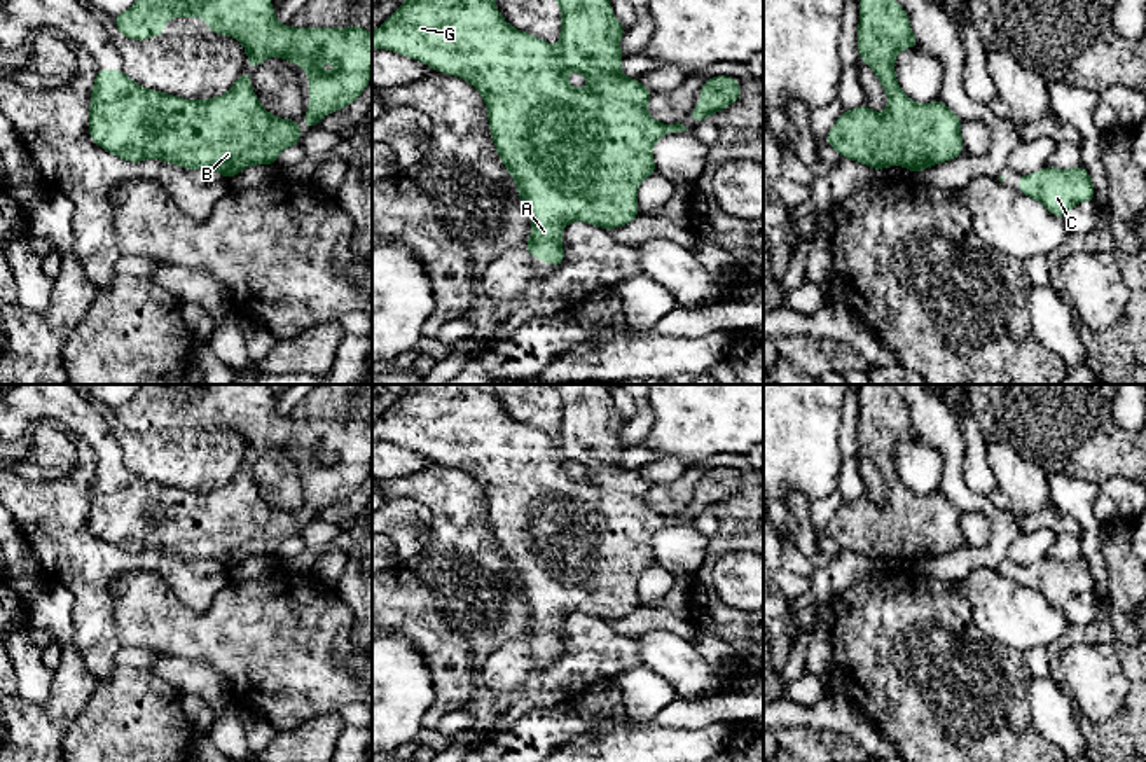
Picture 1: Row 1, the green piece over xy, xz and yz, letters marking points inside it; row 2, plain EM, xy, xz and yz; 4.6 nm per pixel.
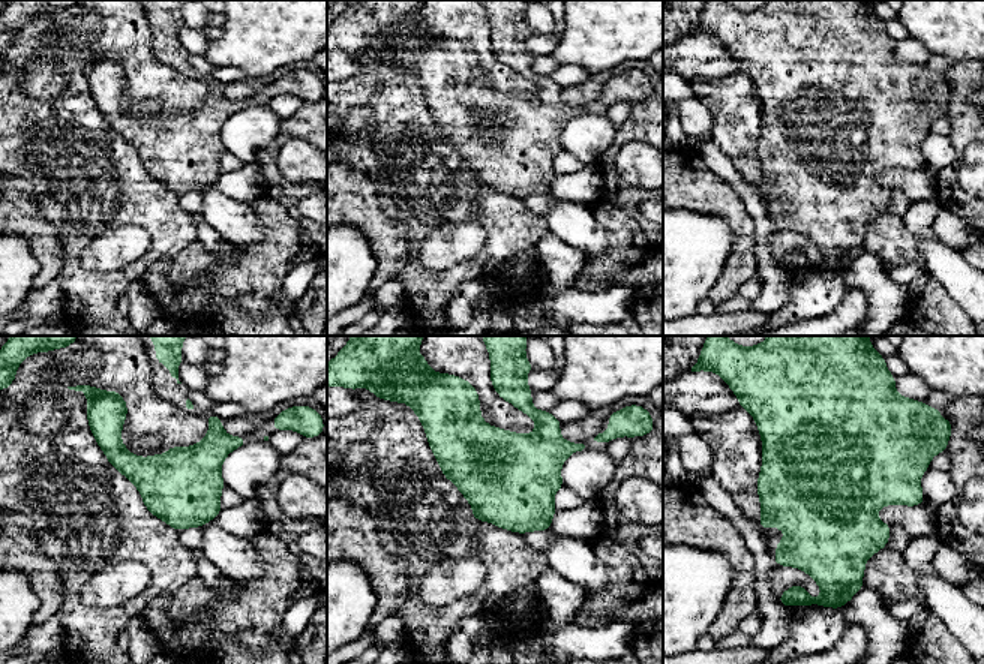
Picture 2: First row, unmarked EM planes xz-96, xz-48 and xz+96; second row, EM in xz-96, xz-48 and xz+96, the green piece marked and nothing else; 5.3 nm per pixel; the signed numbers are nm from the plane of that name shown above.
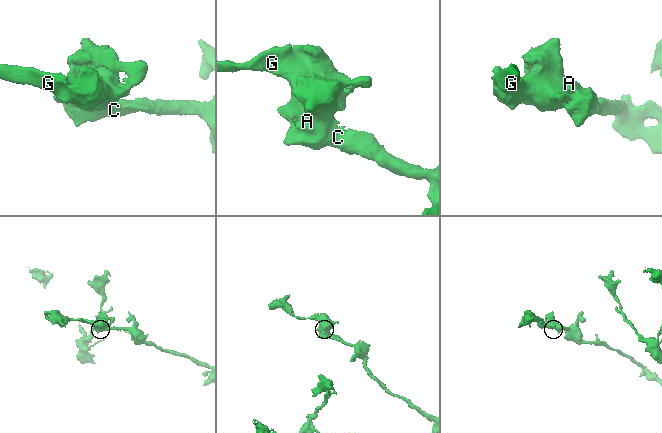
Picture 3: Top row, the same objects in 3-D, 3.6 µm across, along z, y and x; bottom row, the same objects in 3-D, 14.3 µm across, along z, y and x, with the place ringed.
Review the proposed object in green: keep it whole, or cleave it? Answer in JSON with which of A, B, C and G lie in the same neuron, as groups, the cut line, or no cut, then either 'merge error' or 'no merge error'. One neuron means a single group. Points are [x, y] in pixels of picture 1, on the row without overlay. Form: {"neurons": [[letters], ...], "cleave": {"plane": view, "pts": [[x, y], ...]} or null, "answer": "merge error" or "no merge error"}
{"neurons": [["A", "B", "C", "G"]], "cleave": null, "answer": "no merge error"}

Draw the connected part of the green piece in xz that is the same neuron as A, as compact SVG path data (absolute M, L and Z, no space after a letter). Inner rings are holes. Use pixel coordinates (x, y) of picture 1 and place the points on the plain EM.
M414 384L372 423L372 440L419 451L435 463L465 470L482 486L496 544L517 573L515 587L529 601L531 629L522 640L561 659L564 617L582 612L611 622L638 610L636 580L659 565L653 535L687 519L652 510L646 495L653 484L620 465L625 446L618 432L625 419L611 405L606 384L552 386L561 398L557 440L510 418L493 384ZM566 463L582 463L589 479L571 479Z

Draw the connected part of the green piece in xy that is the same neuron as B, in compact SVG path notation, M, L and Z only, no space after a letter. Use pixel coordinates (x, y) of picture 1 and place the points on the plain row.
M98 460L91 482L89 528L103 542L129 554L148 549L187 561L215 561L225 570L253 556L276 556L280 544L299 537L302 526L297 512L271 507L250 479L252 465L245 461L234 477L218 489L185 491L145 481L124 461Z

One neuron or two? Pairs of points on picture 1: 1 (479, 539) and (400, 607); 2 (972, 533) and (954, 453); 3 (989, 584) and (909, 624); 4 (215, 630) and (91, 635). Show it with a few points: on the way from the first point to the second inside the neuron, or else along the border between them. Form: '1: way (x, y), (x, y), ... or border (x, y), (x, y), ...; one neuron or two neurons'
1: border (427, 582), (446, 621); two neurons
2: border (963, 511), (989, 519), (986, 546); two neurons
3: border (961, 582), (973, 624), (982, 633); two neurons
4: border (109, 593), (114, 623), (123, 644); two neurons

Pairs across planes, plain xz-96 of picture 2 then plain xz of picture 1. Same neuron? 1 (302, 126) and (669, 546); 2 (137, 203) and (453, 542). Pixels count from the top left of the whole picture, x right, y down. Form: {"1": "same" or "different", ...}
{"1": "different", "2": "same"}

